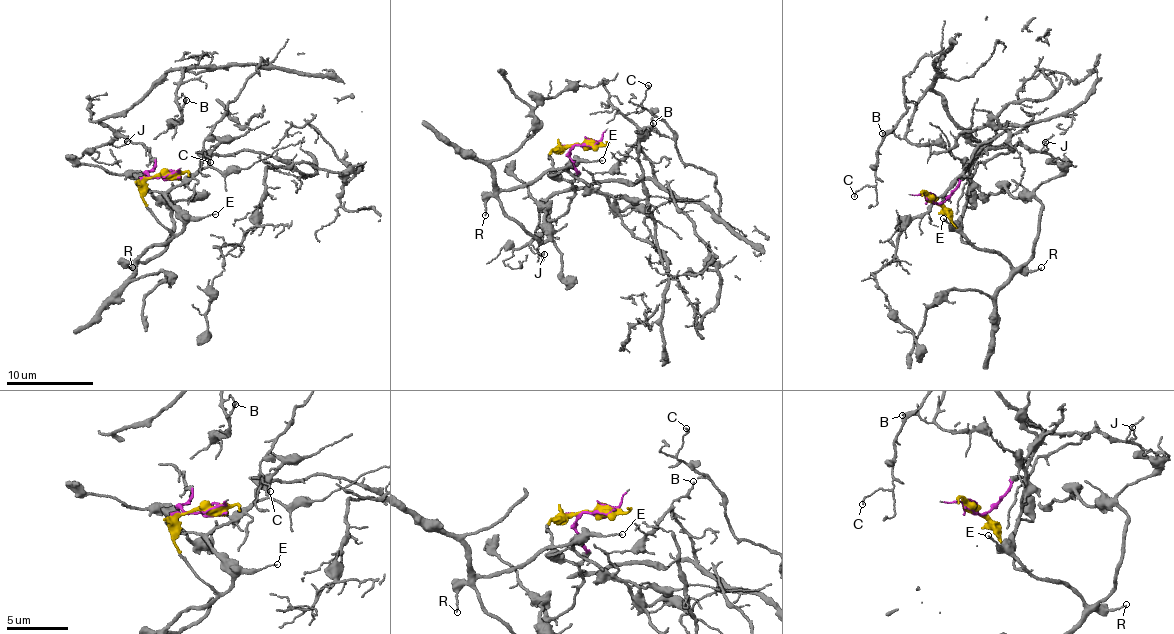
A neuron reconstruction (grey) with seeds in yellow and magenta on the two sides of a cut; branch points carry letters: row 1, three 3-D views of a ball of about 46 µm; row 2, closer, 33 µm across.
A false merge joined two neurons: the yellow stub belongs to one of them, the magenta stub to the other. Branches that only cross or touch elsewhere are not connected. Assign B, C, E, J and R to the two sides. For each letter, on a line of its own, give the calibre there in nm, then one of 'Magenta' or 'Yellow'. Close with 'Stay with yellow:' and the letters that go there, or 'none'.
B: Thickness 130 nm. Magenta
C: Thickness 120 nm. Magenta
E: Thickness 110 nm. Yellow
J: Thickness 120 nm. Magenta
R: Thickness 120 nm. Yellow
Stay with yellow: E, R

